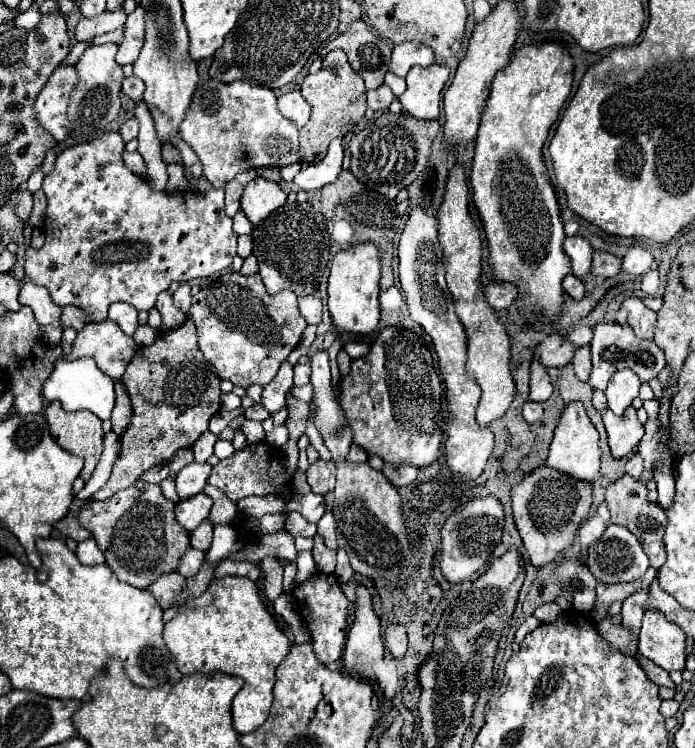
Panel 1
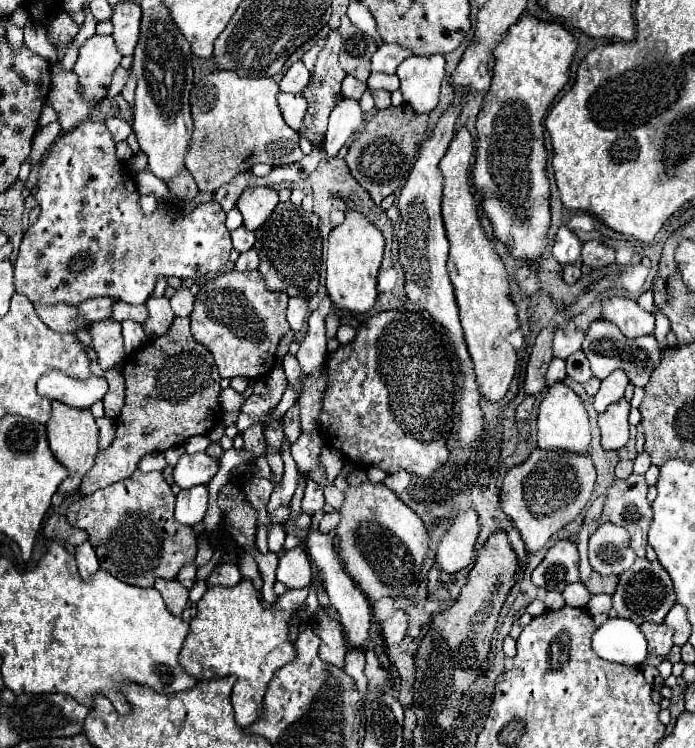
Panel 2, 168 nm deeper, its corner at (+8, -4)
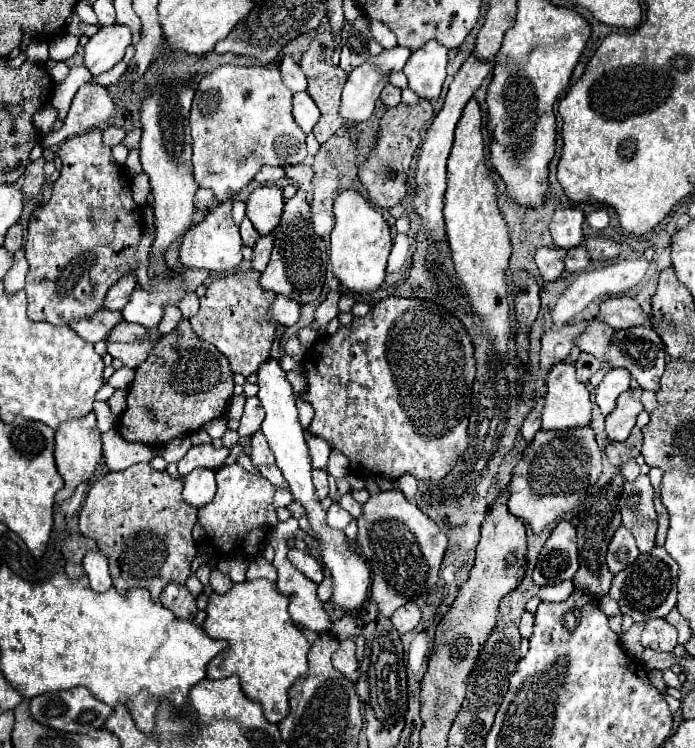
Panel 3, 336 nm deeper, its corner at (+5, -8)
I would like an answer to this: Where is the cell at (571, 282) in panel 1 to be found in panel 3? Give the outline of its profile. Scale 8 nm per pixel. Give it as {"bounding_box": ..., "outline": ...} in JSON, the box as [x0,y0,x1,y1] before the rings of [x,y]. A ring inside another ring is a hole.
{"bounding_box":[564,246,590,272],"outline":[[[578,246],[576,250],[570,250],[566,260],[564,260],[564,266],[566,266],[566,272],[582,272],[586,266],[588,266],[590,258],[588,258],[588,252]]]}

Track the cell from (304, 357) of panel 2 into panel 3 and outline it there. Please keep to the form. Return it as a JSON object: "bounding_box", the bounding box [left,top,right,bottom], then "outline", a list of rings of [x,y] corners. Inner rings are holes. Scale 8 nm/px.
{"bounding_box":[316,292,340,338],"outline":[[[330,292],[326,296],[326,300],[316,308],[316,324],[318,324],[316,332],[318,332],[318,338],[326,336],[328,322],[338,316],[338,298],[340,298],[338,292]]]}

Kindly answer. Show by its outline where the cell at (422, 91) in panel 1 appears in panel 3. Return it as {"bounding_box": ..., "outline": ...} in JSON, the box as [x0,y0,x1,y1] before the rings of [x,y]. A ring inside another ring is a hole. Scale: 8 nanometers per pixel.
{"bounding_box":[404,42,448,100],"outline":[[[426,42],[420,50],[416,50],[408,58],[404,66],[408,86],[420,98],[436,100],[446,80],[446,64],[448,64],[448,50],[438,42]]]}

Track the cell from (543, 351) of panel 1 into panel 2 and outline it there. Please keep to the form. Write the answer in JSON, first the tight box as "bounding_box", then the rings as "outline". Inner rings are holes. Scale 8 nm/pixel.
{"bounding_box":[553,328,587,360],"outline":[[[559,328],[553,338],[553,354],[563,360],[569,358],[573,352],[581,348],[585,334],[587,334],[585,330],[577,330],[577,328],[569,328],[569,330]]]}

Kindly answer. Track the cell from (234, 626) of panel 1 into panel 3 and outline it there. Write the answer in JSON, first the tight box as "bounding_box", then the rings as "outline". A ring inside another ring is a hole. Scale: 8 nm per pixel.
{"bounding_box":[202,580,310,724],"outline":[[[246,580],[240,584],[234,584],[226,594],[212,594],[206,608],[206,620],[202,624],[202,630],[214,638],[214,640],[226,640],[228,646],[224,652],[220,652],[210,664],[208,664],[208,678],[220,680],[228,678],[232,674],[240,676],[240,686],[244,694],[258,702],[264,710],[264,718],[272,724],[278,724],[288,714],[288,688],[294,684],[296,678],[304,676],[308,672],[308,650],[310,644],[304,638],[304,634],[298,630],[298,626],[288,616],[288,598],[282,598],[282,594],[276,590],[276,586],[268,580]]]}

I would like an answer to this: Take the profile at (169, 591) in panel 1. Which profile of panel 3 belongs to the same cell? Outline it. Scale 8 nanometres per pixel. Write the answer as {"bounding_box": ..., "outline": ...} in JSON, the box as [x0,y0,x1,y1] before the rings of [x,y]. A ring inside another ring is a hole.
{"bounding_box":[160,584,198,620],"outline":[[[168,584],[162,590],[160,602],[182,620],[192,620],[198,612],[196,598],[188,592],[188,588],[184,584]]]}

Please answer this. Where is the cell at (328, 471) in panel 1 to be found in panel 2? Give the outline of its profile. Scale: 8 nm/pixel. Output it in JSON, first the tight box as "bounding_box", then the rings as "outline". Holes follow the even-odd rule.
{"bounding_box":[321,484,345,510],"outline":[[[325,484],[325,486],[321,486],[321,488],[323,488],[323,492],[325,492],[325,500],[327,500],[327,504],[331,504],[335,510],[339,510],[341,504],[343,504],[343,500],[345,500],[343,492],[339,492],[333,484]]]}

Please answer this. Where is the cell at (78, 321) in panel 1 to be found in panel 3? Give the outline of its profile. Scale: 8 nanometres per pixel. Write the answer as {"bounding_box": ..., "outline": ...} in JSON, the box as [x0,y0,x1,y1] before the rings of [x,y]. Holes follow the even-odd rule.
{"bounding_box":[104,274,136,312],"outline":[[[126,274],[124,278],[120,278],[106,294],[106,300],[104,300],[104,310],[110,310],[110,312],[122,312],[130,294],[134,292],[136,288],[136,280],[134,280],[134,274]]]}

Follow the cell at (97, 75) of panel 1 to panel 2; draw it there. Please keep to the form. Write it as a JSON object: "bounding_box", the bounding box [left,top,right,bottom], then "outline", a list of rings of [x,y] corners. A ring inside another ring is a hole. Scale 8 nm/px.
{"bounding_box":[73,34,121,100],"outline":[[[93,34],[81,48],[73,72],[79,76],[81,94],[89,100],[103,100],[111,84],[113,70],[121,62],[121,52],[115,46],[113,36]]]}

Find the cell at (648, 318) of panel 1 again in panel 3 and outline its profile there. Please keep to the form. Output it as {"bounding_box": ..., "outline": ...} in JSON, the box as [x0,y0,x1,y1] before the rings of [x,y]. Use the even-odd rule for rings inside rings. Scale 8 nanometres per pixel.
{"bounding_box":[600,296,652,330],"outline":[[[616,296],[600,304],[606,324],[614,330],[626,330],[634,326],[652,326],[652,316],[646,314],[634,298]]]}

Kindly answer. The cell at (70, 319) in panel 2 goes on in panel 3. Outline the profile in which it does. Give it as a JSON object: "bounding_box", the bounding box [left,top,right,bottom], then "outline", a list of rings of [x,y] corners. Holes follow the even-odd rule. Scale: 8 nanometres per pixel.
{"bounding_box":[70,310,122,344],"outline":[[[100,310],[88,318],[70,322],[70,328],[76,334],[80,334],[80,338],[94,344],[98,340],[106,340],[108,330],[112,330],[112,326],[116,326],[116,322],[120,322],[120,320],[122,320],[122,314],[112,314],[110,310]]]}

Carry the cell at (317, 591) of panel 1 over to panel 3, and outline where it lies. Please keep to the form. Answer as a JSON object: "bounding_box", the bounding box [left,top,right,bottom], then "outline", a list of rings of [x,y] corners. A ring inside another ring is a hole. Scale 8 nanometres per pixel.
{"bounding_box":[332,636,360,682],"outline":[[[350,636],[350,638],[338,638],[338,642],[340,642],[340,646],[338,646],[338,650],[334,652],[334,656],[332,656],[332,664],[334,664],[334,668],[340,670],[348,680],[356,682],[358,676],[360,676],[360,664],[358,664],[358,660],[356,660],[356,656],[354,656],[354,652],[356,652],[354,638],[352,638],[352,636]]]}

